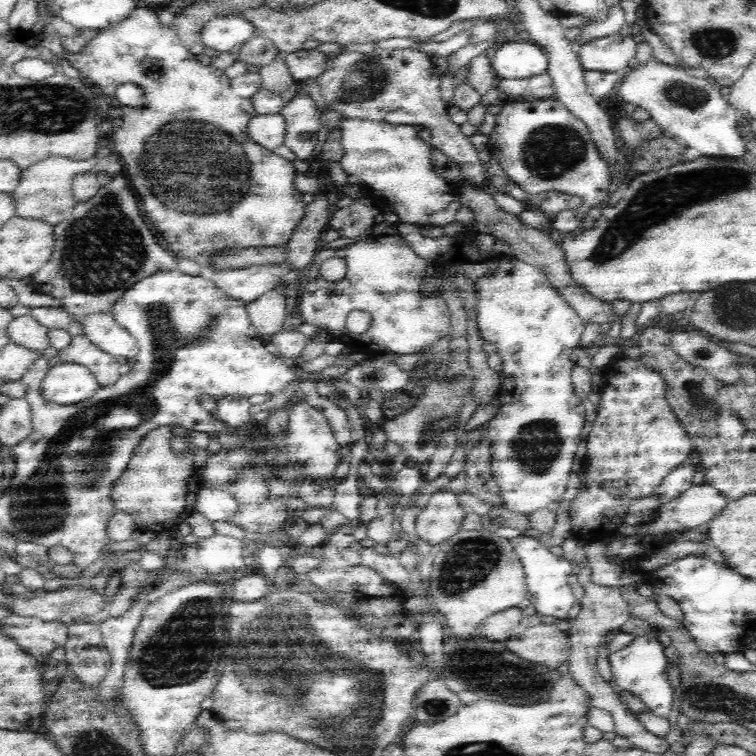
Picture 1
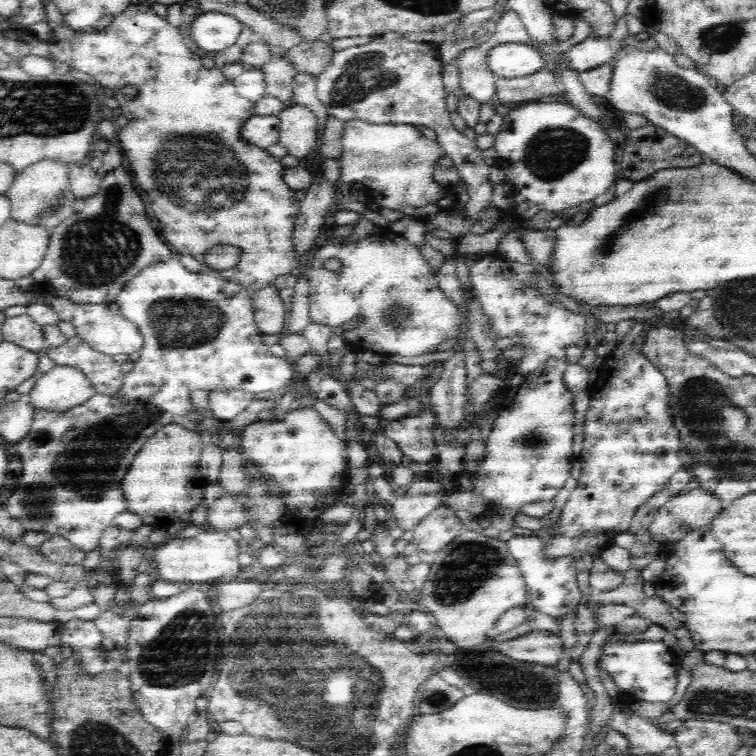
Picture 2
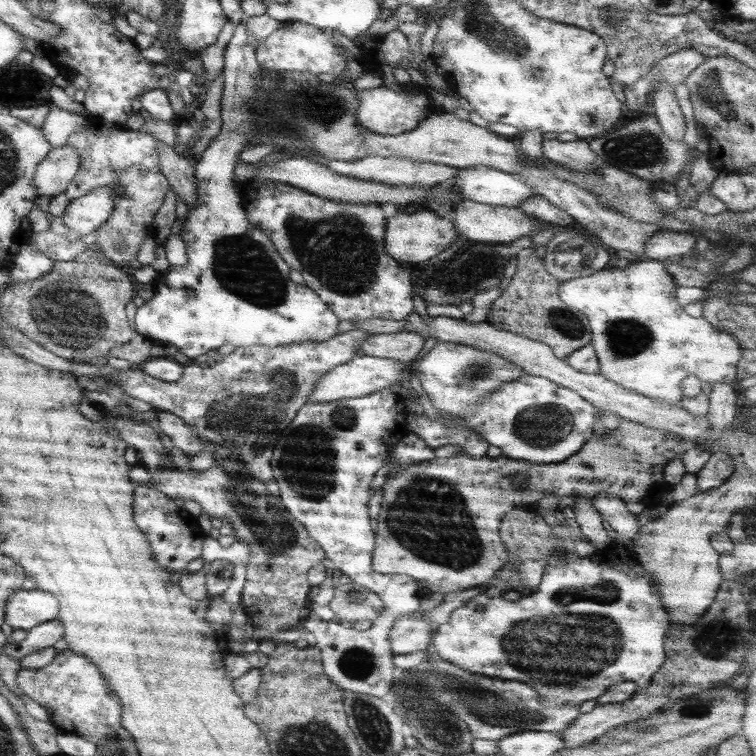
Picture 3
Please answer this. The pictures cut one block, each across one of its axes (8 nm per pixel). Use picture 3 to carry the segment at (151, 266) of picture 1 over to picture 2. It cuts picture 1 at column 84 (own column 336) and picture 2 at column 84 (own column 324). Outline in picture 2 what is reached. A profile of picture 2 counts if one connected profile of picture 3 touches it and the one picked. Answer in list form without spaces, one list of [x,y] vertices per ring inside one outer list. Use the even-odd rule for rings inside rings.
[[[120,166],[108,175],[99,192],[88,199],[78,199],[72,215],[52,230],[42,264],[32,273],[32,290],[40,299],[59,297],[73,304],[114,304],[126,284],[143,268],[177,255],[156,234],[157,226],[144,210],[140,194],[134,192],[128,168]]]

